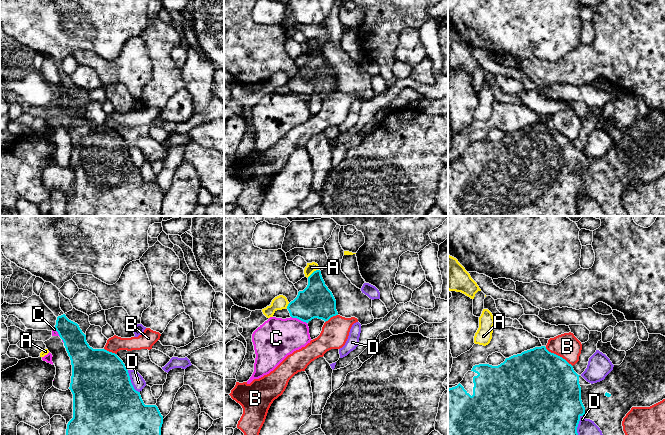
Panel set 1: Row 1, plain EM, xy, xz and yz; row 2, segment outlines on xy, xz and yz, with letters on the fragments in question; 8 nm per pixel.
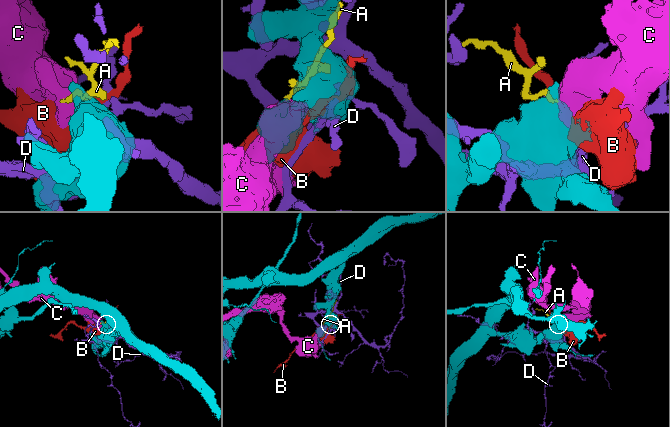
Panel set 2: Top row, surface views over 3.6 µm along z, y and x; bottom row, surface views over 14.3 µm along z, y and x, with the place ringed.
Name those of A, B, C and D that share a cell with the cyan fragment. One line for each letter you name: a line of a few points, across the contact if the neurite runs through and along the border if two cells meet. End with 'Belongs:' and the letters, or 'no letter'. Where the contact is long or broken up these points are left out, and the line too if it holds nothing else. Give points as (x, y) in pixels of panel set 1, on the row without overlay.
Belongs: no letter

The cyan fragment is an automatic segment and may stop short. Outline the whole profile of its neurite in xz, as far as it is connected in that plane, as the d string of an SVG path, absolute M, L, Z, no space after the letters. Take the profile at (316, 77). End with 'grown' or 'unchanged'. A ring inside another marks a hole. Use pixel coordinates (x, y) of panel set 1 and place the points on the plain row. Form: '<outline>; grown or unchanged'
M320 46L314 47L308 53L307 63L298 68L297 73L288 80L287 85L292 94L306 99L314 94L326 98L338 91L336 76L325 61Z; unchanged

